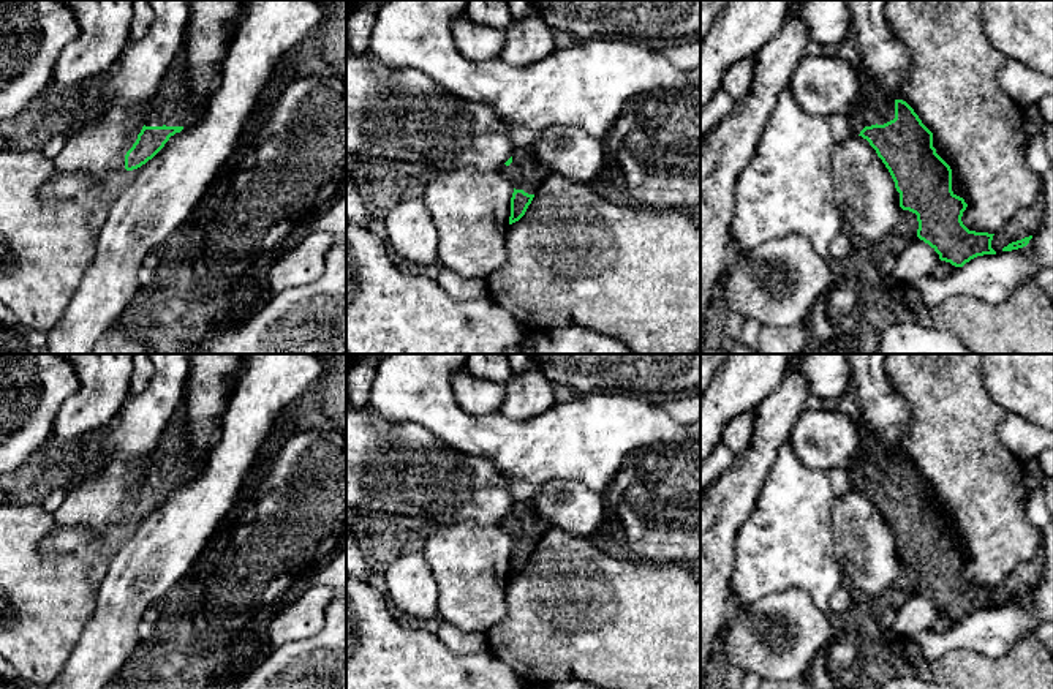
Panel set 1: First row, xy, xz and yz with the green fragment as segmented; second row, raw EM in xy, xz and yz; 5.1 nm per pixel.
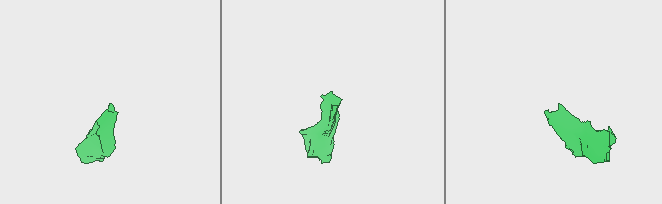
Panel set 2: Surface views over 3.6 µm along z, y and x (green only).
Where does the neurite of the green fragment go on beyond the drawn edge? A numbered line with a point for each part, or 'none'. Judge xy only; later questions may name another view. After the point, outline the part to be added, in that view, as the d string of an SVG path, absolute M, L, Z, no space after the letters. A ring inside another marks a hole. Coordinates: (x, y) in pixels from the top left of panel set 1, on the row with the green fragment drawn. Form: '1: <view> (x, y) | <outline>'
1: xy (173, 105) | M185 44L171 62L145 115L145 126L190 126L199 117L190 92Z

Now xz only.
1: xz (524, 173) | M531 147L515 149L512 163L501 166L498 172L504 175L515 190L523 190L528 194L534 194L549 175L549 171L536 161Z

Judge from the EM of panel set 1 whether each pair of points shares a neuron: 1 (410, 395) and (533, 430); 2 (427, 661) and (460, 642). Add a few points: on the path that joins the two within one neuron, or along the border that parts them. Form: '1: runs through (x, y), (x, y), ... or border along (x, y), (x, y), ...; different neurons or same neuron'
1: runs through (440, 413), (464, 432), (503, 432); same neuron
2: border along (435, 632), (448, 647), (459, 653), (487, 653); different neurons

